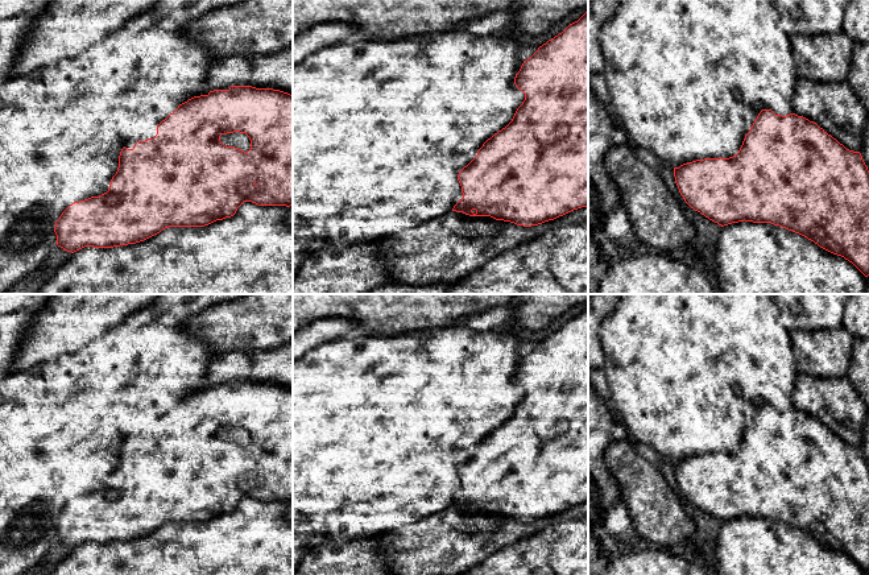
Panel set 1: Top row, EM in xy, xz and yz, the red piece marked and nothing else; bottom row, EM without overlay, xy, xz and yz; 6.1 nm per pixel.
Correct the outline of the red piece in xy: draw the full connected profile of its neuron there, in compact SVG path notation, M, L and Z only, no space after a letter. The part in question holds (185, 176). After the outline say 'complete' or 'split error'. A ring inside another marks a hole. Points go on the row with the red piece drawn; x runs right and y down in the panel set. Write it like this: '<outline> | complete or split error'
M231 86L210 92L195 92L191 99L175 106L170 112L160 117L148 117L121 149L119 167L111 179L108 191L70 204L55 222L54 232L57 245L71 253L84 247L113 248L144 241L169 227L204 227L216 220L231 218L244 202L258 206L290 207L293 204L293 95L287 92L252 86Z | split error

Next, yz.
M762 109L749 132L745 135L742 145L737 154L729 158L715 158L712 156L712 145L708 144L707 148L702 148L698 153L698 160L692 162L687 162L680 165L679 167L674 167L675 183L679 189L680 195L684 202L700 212L709 220L717 223L724 227L732 223L738 222L753 222L753 223L771 223L774 226L779 226L795 233L799 233L808 240L818 244L820 248L844 257L849 262L852 262L865 277L869 276L869 170L865 165L862 156L860 152L853 152L847 149L843 144L840 144L836 138L828 135L823 128L820 128L816 123L810 121L803 116L798 116L794 111L791 112L778 112L775 109Z | split error

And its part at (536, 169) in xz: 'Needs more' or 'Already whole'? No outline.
Needs more

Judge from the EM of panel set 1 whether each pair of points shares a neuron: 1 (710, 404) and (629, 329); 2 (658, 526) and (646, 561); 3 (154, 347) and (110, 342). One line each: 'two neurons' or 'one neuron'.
1: one neuron
2: two neurons
3: one neuron

